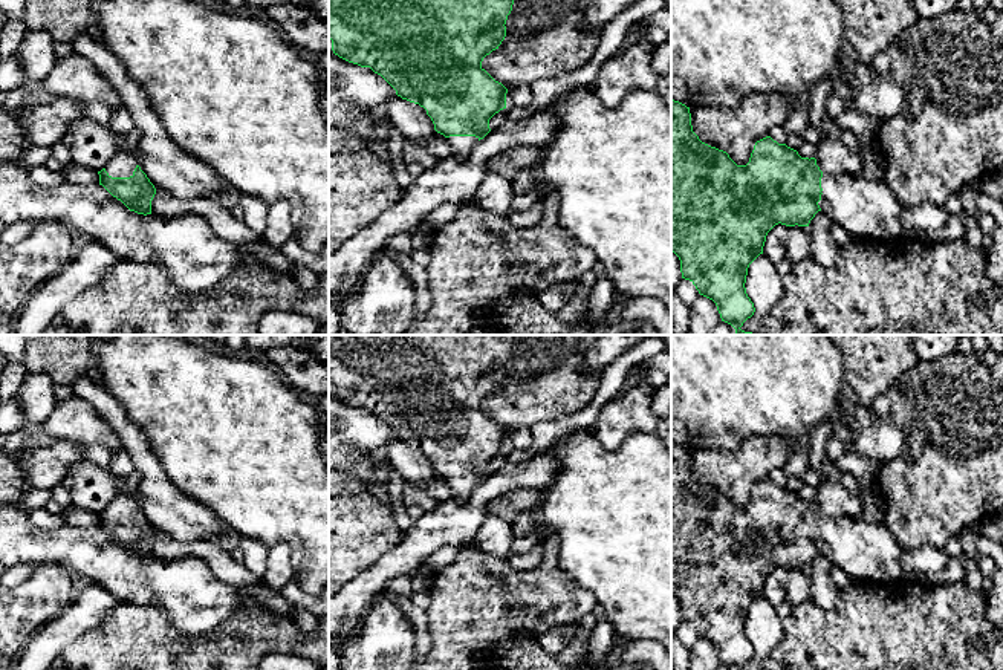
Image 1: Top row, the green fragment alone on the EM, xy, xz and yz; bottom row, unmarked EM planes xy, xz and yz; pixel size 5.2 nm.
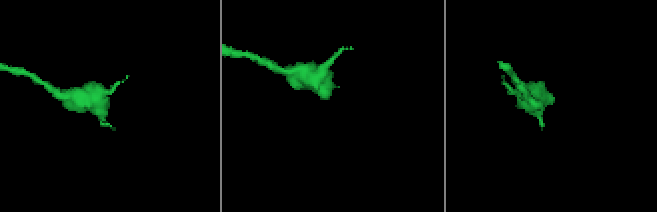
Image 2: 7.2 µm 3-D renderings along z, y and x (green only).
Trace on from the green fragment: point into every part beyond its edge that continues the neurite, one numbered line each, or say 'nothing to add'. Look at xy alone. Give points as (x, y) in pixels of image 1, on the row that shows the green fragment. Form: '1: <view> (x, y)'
1: xy (123, 165)

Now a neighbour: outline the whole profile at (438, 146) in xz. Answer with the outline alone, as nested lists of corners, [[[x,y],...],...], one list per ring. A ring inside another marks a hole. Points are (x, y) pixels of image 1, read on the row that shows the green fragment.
[[[434,132],[434,135],[425,142],[425,148],[430,154],[439,159],[451,156],[451,145],[448,142],[448,138],[437,132]]]

